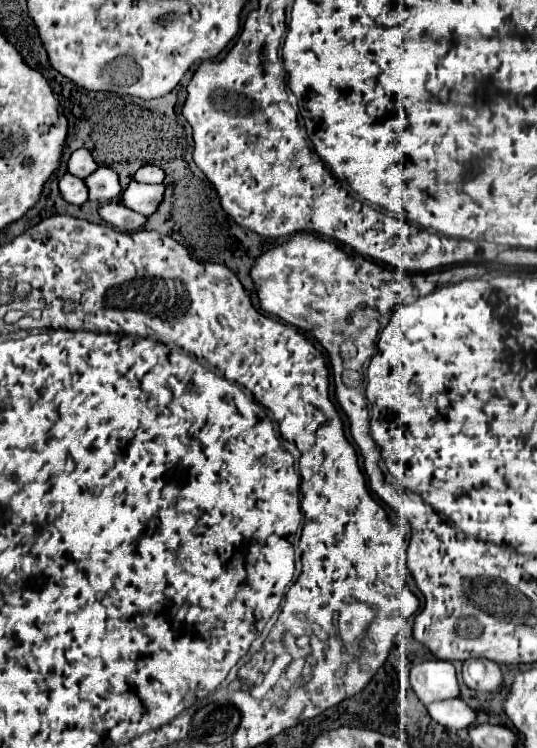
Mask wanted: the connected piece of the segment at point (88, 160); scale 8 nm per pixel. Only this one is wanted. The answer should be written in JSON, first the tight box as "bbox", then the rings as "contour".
{"bbox":[68,148,98,180],"contour":[[[84,148],[76,150],[68,160],[68,172],[82,178],[82,180],[88,178],[96,168],[98,168],[98,164],[94,162],[90,150],[84,150]]]}

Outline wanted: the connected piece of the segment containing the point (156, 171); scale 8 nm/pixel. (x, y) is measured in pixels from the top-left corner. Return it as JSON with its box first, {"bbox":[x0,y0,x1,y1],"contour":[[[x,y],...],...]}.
{"bbox":[134,164,164,184],"contour":[[[146,164],[146,166],[142,166],[138,172],[136,172],[136,176],[134,176],[134,180],[136,182],[148,182],[148,184],[160,184],[162,180],[164,180],[164,170],[162,168],[158,168],[158,166],[152,166],[152,164]]]}

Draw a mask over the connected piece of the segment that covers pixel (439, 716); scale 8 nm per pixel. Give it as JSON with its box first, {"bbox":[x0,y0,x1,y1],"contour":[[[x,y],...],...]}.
{"bbox":[428,698,476,732],"contour":[[[460,698],[436,702],[436,704],[428,706],[428,712],[430,712],[432,720],[436,720],[438,724],[442,724],[444,728],[454,730],[454,732],[466,730],[466,728],[474,726],[474,722],[476,722],[476,712]]]}

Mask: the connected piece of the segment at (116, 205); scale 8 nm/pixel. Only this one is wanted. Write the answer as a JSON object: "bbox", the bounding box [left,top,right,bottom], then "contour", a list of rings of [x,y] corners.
{"bbox":[100,202,146,232],"contour":[[[108,202],[104,206],[100,206],[100,216],[114,228],[118,230],[124,230],[124,232],[134,232],[134,230],[140,230],[144,228],[146,224],[146,216],[138,214],[138,212],[132,212],[130,208],[126,208],[124,204],[120,202]]]}

